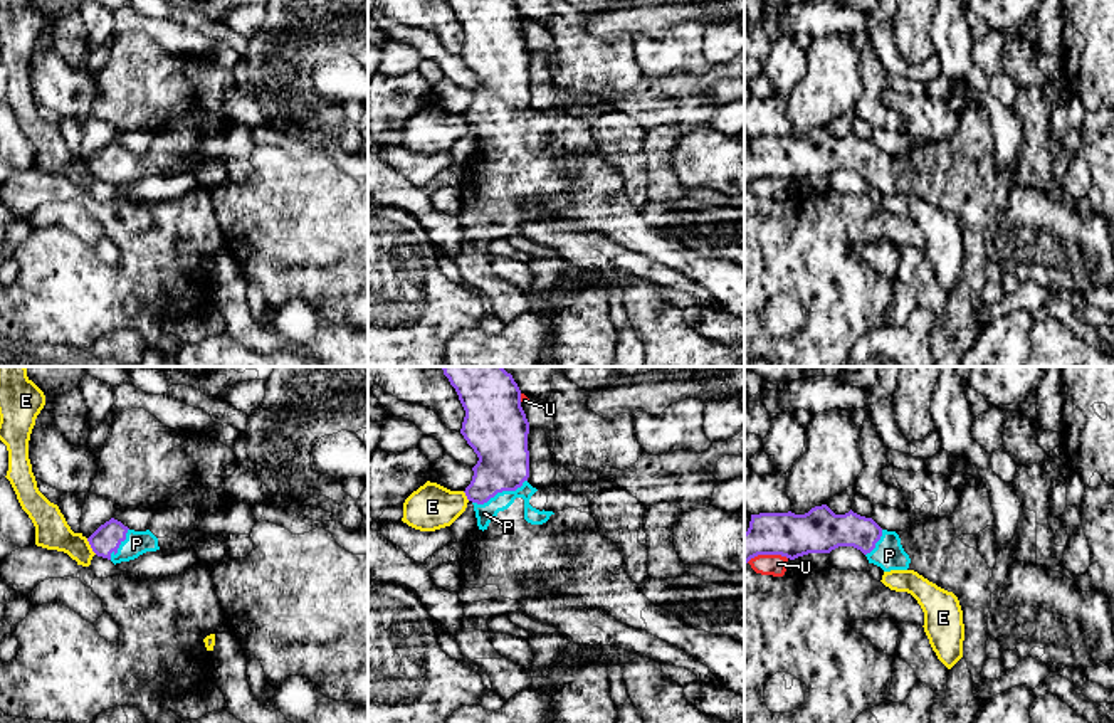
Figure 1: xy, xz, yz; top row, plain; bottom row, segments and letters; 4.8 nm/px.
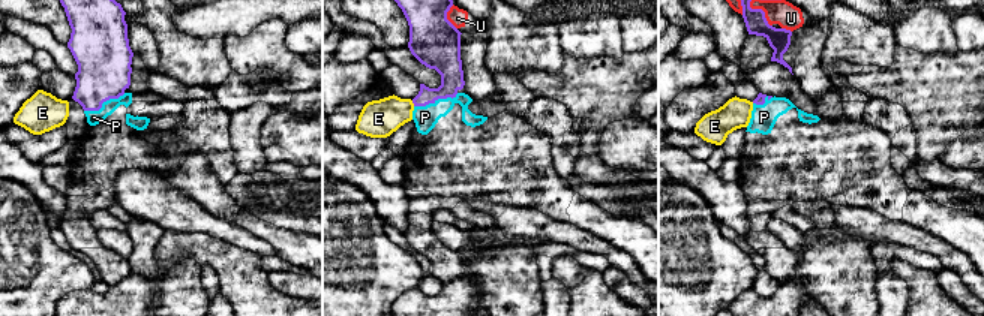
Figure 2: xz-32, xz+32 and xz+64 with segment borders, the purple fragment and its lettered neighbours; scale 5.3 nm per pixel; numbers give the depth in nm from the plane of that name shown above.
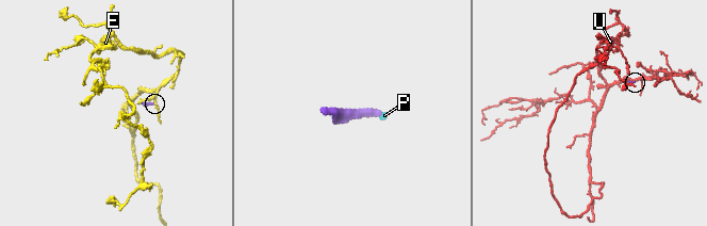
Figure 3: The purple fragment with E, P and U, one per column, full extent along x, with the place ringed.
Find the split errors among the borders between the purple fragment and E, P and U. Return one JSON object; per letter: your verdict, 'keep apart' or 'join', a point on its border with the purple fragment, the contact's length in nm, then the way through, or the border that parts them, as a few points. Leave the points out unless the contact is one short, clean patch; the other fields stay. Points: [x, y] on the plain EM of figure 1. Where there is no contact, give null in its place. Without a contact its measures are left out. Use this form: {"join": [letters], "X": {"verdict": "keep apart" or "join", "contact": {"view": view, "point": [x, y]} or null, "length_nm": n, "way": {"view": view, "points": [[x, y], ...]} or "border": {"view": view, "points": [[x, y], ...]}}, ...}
{"join": ["P"], "E": {"verdict": "keep apart", "contact": {"view": "xy", "point": [91, 170]}, "length_nm": 90, "border": {"view": "xy", "points": [[86, 162], [96, 177]]}}, "P": {"verdict": "join", "contact": {"view": "xz", "point": [499, 115]}, "length_nm": 280, "way": {"view": "xz", "points": [[499, 63], [499, 115], [486, 128], [484, 137]]}}, "U": {"verdict": "keep apart", "contact": {"view": "yz", "point": [767, 177]}, "length_nm": 200}}

